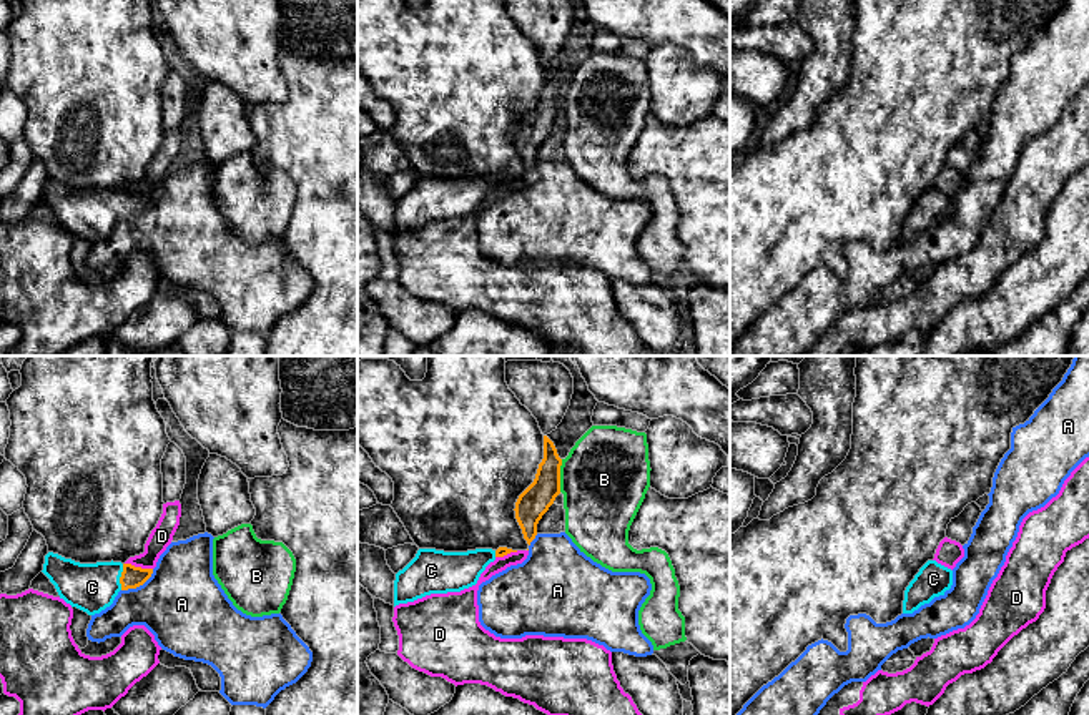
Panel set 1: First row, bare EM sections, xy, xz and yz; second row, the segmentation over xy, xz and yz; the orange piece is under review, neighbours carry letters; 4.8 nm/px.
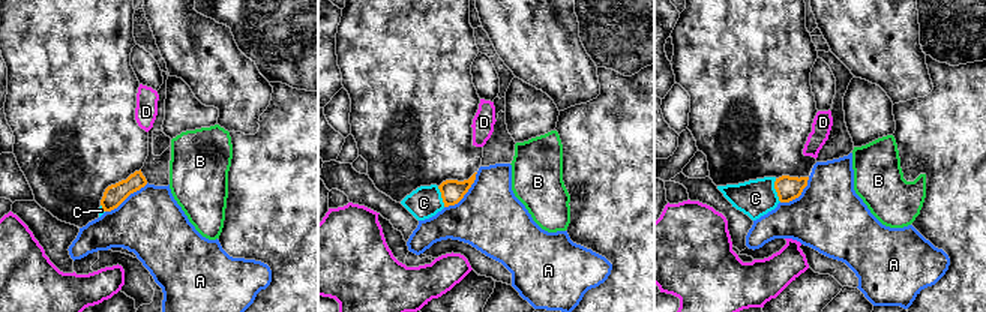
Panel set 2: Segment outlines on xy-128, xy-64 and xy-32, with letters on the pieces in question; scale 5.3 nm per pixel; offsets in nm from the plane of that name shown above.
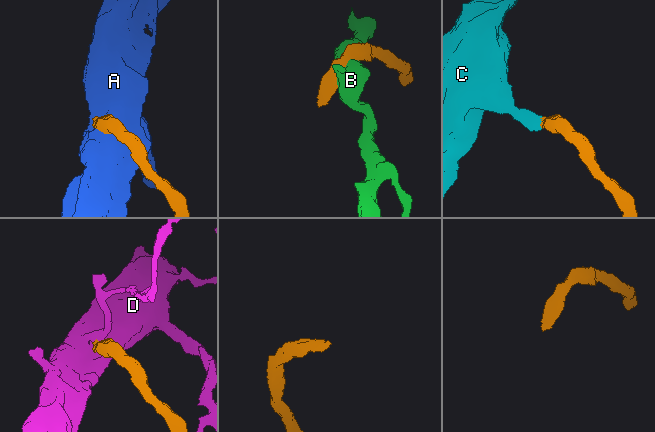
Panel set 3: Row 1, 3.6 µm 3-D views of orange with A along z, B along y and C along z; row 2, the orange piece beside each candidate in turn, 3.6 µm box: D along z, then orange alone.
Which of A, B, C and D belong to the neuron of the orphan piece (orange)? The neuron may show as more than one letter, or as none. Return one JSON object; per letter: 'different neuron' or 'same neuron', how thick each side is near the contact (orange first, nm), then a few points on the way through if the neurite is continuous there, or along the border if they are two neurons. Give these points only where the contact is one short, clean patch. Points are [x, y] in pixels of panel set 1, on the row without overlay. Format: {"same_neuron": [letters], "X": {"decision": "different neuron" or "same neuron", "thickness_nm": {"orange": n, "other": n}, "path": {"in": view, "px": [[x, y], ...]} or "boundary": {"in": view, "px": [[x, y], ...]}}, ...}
{"same_neuron": ["C"], "A": {"decision": "different neuron", "thickness_nm": {"orange": 110, "other": 400}}, "B": {"decision": "different neuron", "thickness_nm": {"orange": 150, "other": 420}}, "C": {"decision": "same neuron", "thickness_nm": {"orange": 110, "other": 240}, "path": {"in": "xy", "px": [[132, 205], [120, 205], [108, 205], [92, 215]]}}, "D": {"decision": "different neuron", "thickness_nm": {"orange": 110, "other": 110}}}

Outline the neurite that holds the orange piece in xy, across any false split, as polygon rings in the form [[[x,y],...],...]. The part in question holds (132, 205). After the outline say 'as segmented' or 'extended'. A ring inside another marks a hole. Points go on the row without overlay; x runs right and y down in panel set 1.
[[[48,180],[42,198],[55,213],[60,226],[88,243],[110,234],[120,218],[143,213],[153,196],[121,190],[80,191]]]; extended

